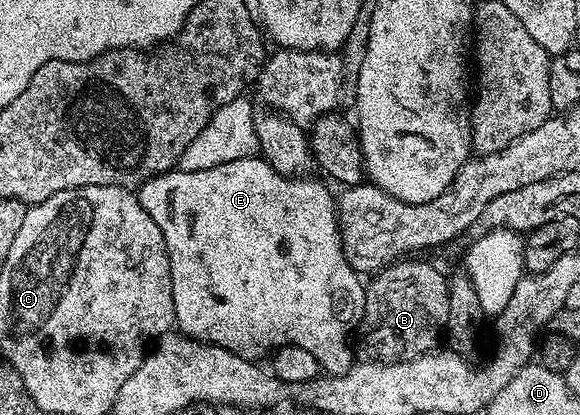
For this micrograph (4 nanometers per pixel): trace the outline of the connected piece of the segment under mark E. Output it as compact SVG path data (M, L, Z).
M244 157L231 163L219 163L219 167L207 167L207 171L183 171L178 168L152 177L139 186L141 205L155 219L159 231L163 231L163 239L167 247L167 255L171 263L171 287L175 299L175 325L186 337L194 337L206 345L218 345L240 357L261 359L265 352L276 351L282 345L303 347L303 351L311 351L321 364L322 370L329 375L340 375L355 363L353 349L349 346L349 332L356 330L361 324L361 316L365 310L365 285L362 278L347 263L341 250L341 230L337 228L337 206L334 194L329 194L330 186L324 180L312 181L312 176L284 177L265 162L264 157Z

